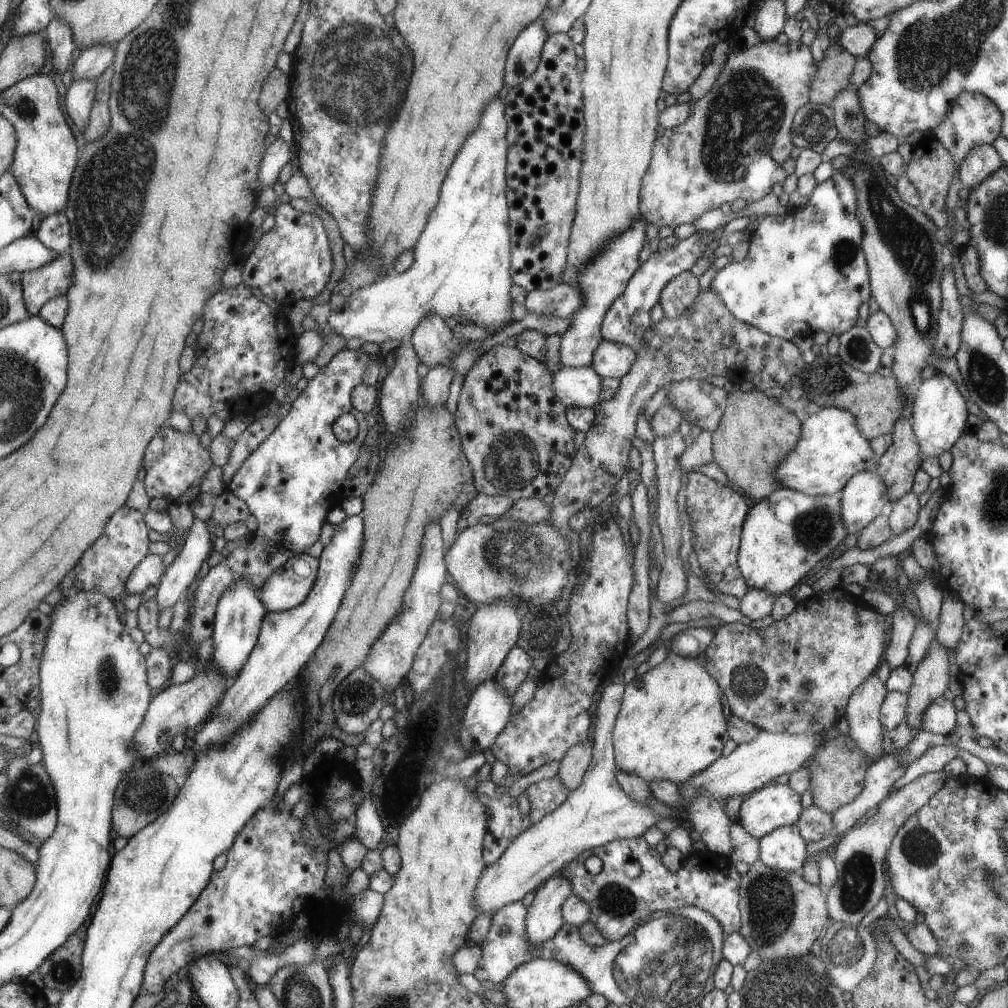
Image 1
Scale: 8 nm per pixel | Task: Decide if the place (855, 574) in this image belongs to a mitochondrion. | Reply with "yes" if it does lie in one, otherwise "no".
no

